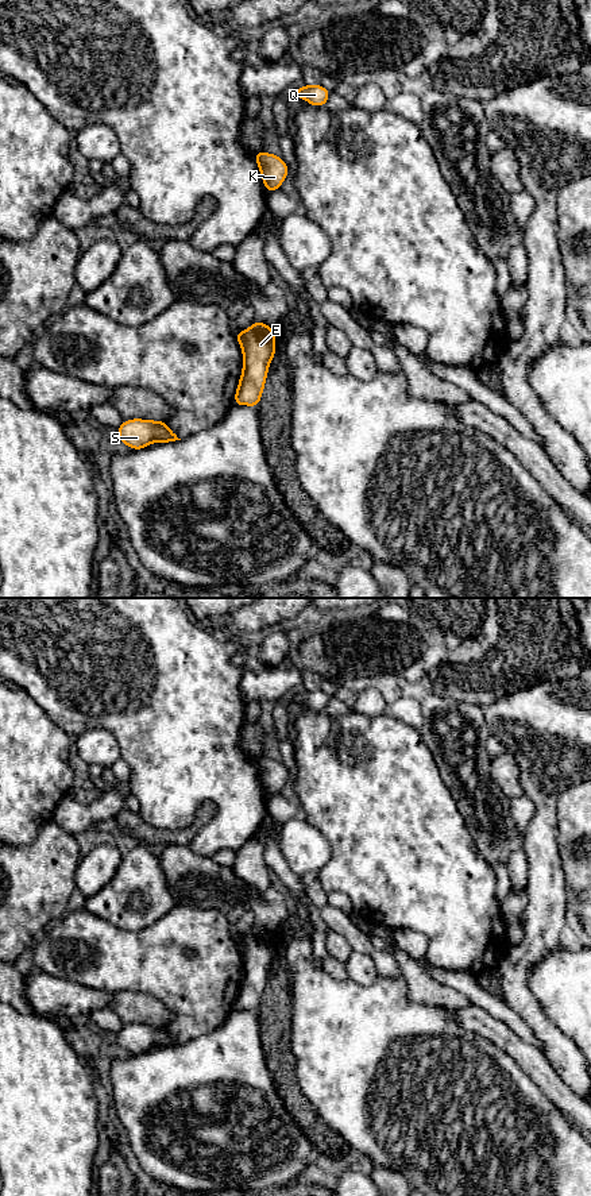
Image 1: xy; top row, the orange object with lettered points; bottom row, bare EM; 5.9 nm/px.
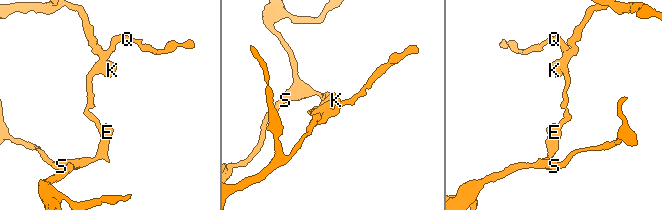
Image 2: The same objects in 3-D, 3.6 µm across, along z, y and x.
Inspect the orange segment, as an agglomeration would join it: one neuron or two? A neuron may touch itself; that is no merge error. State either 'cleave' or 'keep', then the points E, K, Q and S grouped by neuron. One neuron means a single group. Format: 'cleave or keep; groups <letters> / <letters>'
cleave; groups E S / K Q

